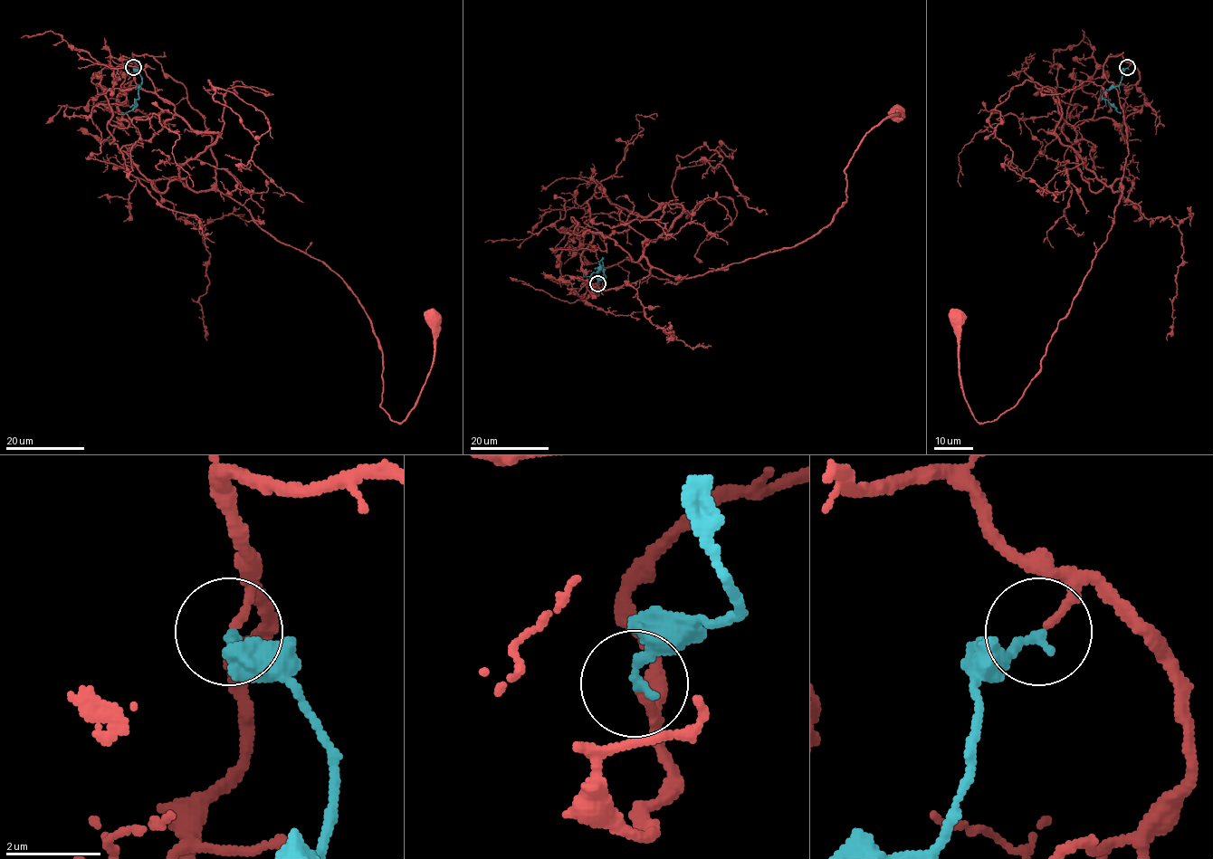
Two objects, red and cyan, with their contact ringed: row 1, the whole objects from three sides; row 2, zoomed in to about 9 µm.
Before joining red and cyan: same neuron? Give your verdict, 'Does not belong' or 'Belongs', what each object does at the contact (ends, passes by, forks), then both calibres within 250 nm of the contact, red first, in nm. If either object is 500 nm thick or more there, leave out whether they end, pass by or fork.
Belongs. At the ring red ends. At the ring cyan ends. Thickness 150 nm (red) against 240 nm

